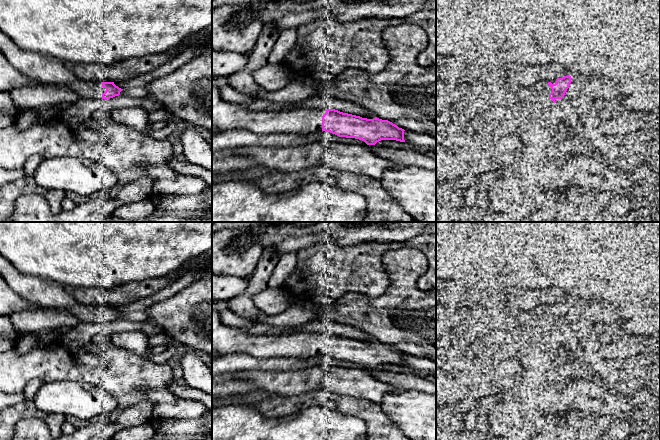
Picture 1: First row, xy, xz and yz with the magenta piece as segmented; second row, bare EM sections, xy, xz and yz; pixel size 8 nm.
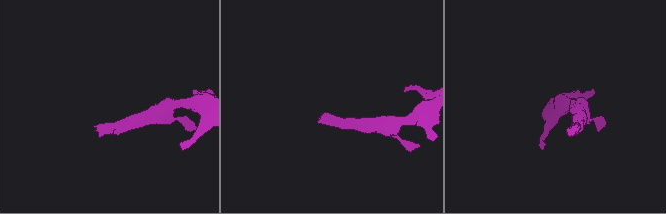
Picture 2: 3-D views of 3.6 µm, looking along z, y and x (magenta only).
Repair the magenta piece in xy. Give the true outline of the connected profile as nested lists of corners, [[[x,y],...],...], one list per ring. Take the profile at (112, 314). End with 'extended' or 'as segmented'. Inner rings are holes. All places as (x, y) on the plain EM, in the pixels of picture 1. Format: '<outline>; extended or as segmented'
[[[81,305],[52,309],[70,312],[75,315],[81,323],[110,323],[119,320],[123,314],[116,310],[114,306]]]; extended

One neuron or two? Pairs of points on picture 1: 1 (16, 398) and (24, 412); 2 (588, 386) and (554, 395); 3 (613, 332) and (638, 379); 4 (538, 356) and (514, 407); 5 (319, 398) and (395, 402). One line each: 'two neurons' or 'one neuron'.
1: two neurons
2: one neuron
3: one neuron
4: two neurons
5: two neurons

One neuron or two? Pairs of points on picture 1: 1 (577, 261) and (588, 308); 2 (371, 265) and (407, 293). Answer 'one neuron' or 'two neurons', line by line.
1: two neurons
2: two neurons

